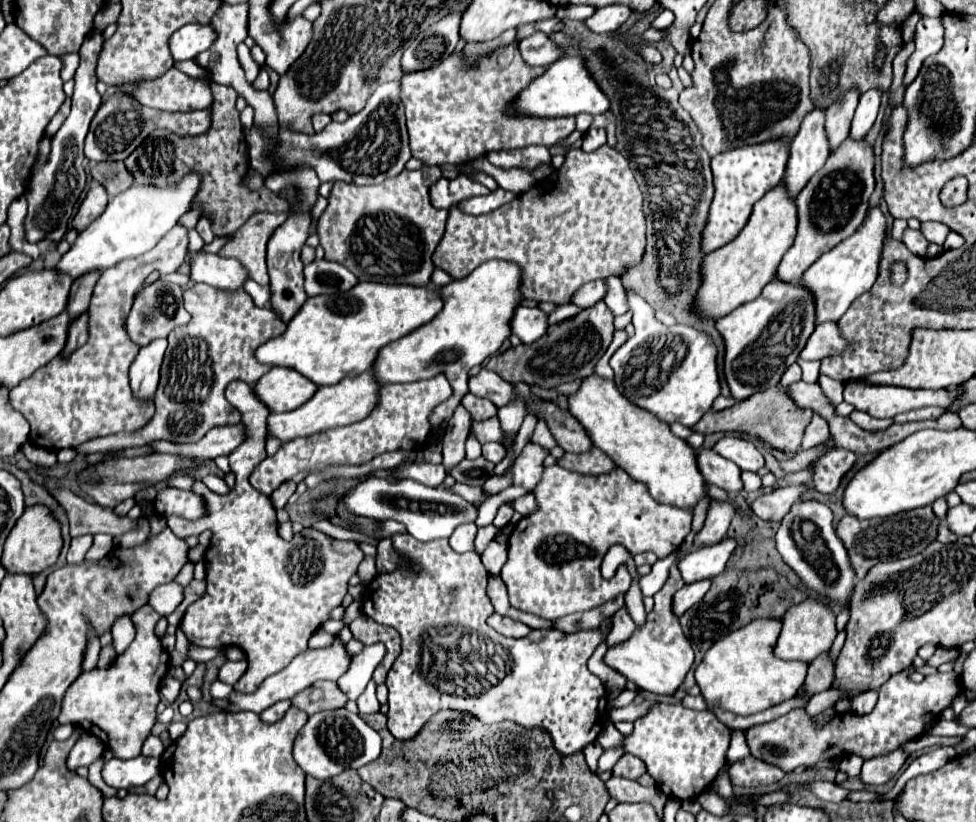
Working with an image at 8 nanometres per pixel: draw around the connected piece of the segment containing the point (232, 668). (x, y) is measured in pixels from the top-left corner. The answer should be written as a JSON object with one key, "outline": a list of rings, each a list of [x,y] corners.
{"outline":[[[241,660],[241,662],[225,662],[223,668],[219,670],[219,680],[221,678],[235,678],[235,682],[245,674],[247,670],[247,662]]]}

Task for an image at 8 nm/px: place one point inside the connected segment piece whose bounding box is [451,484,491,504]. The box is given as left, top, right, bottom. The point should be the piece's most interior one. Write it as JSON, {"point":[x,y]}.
{"point":[476,494]}

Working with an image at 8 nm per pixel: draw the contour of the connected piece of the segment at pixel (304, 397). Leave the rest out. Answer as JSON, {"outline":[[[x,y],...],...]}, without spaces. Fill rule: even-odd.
{"outline":[[[271,368],[253,386],[255,396],[271,412],[289,412],[305,404],[317,390],[313,382],[289,368]]]}

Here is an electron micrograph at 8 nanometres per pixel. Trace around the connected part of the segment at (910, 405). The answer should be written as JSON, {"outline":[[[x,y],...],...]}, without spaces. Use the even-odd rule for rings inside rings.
{"outline":[[[845,384],[845,402],[857,410],[865,410],[875,418],[893,418],[901,412],[951,404],[947,390],[911,390],[897,386],[869,386],[869,384]]]}

